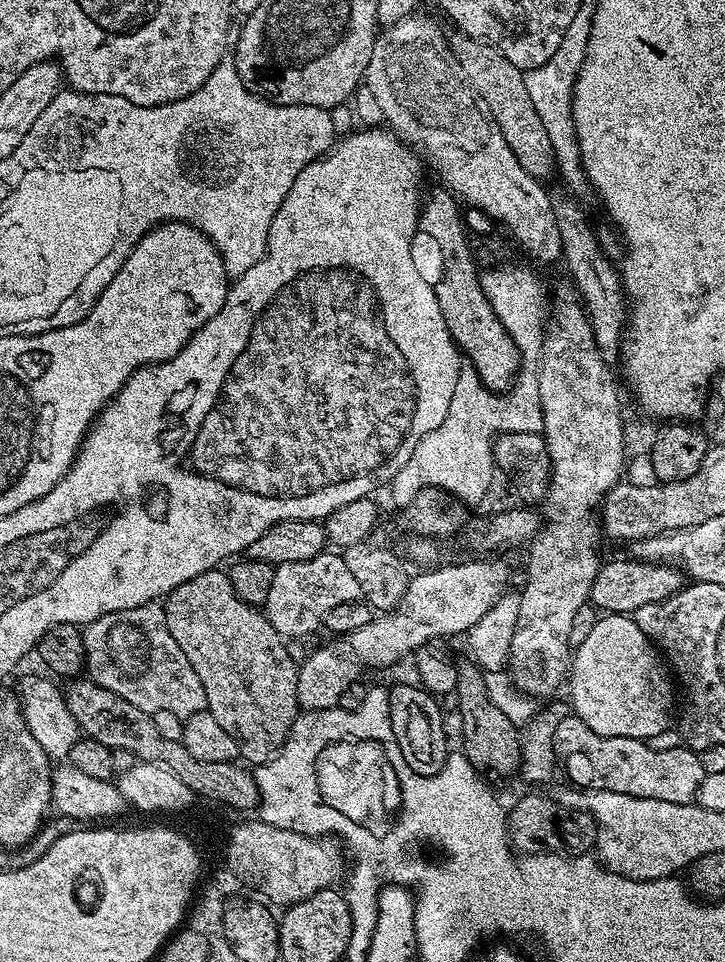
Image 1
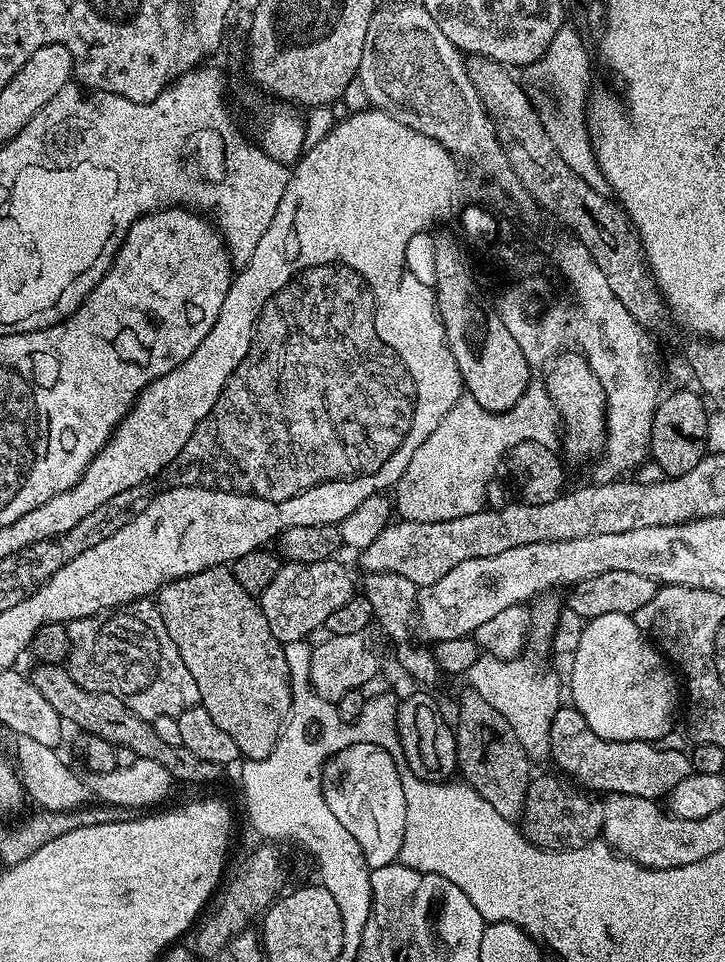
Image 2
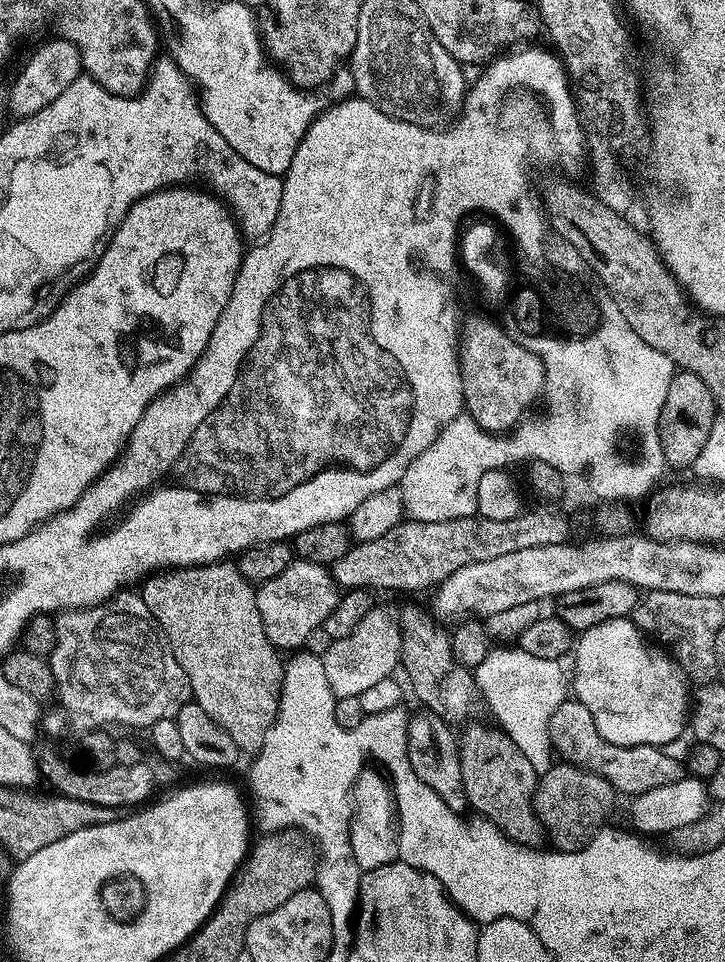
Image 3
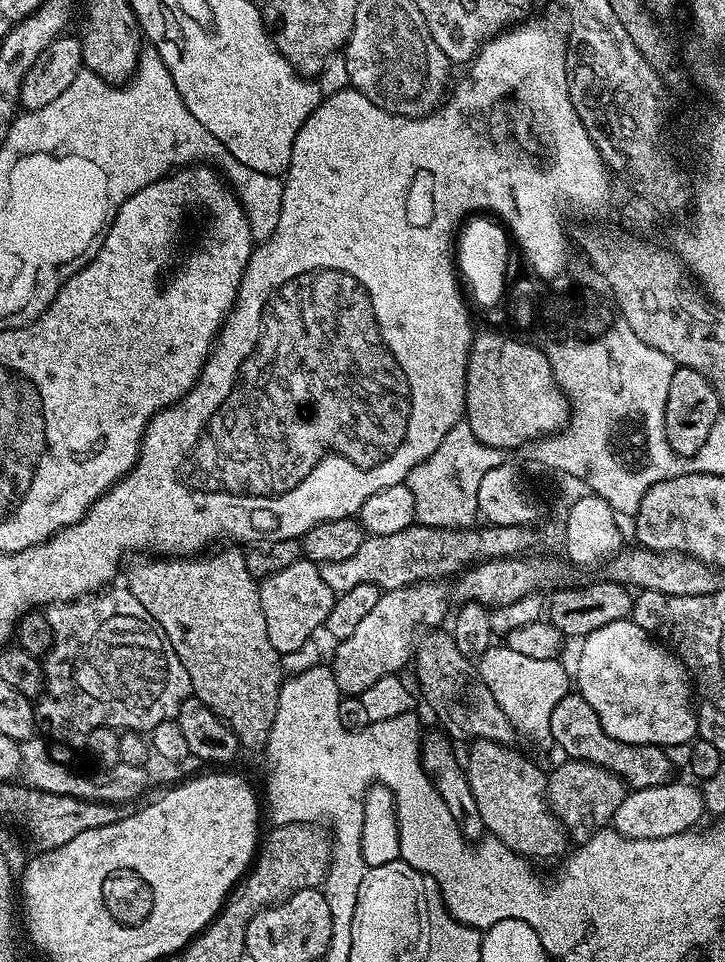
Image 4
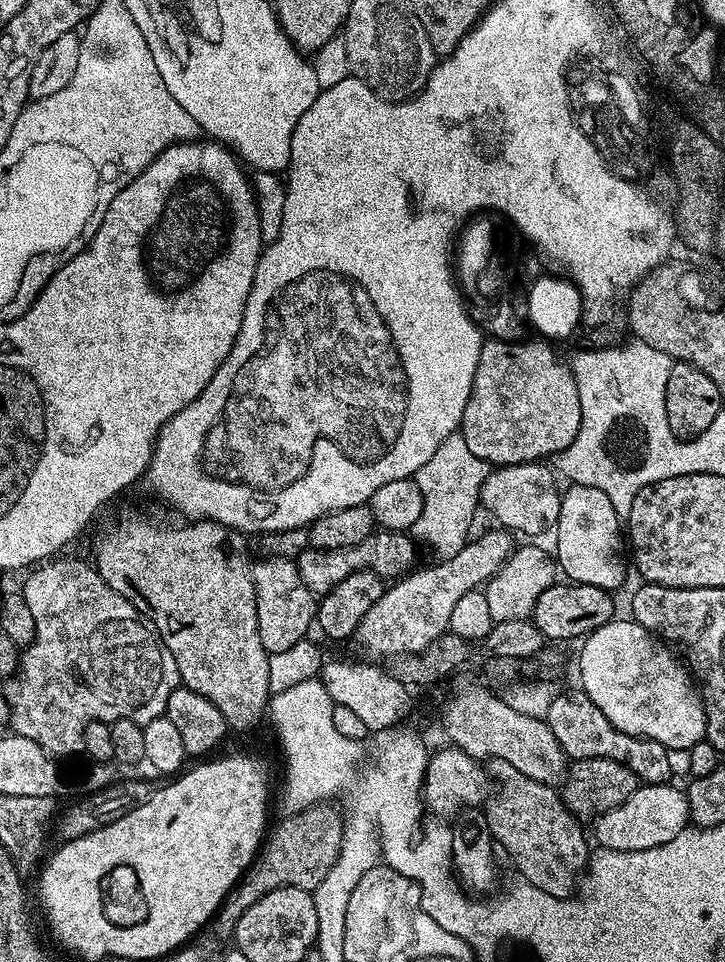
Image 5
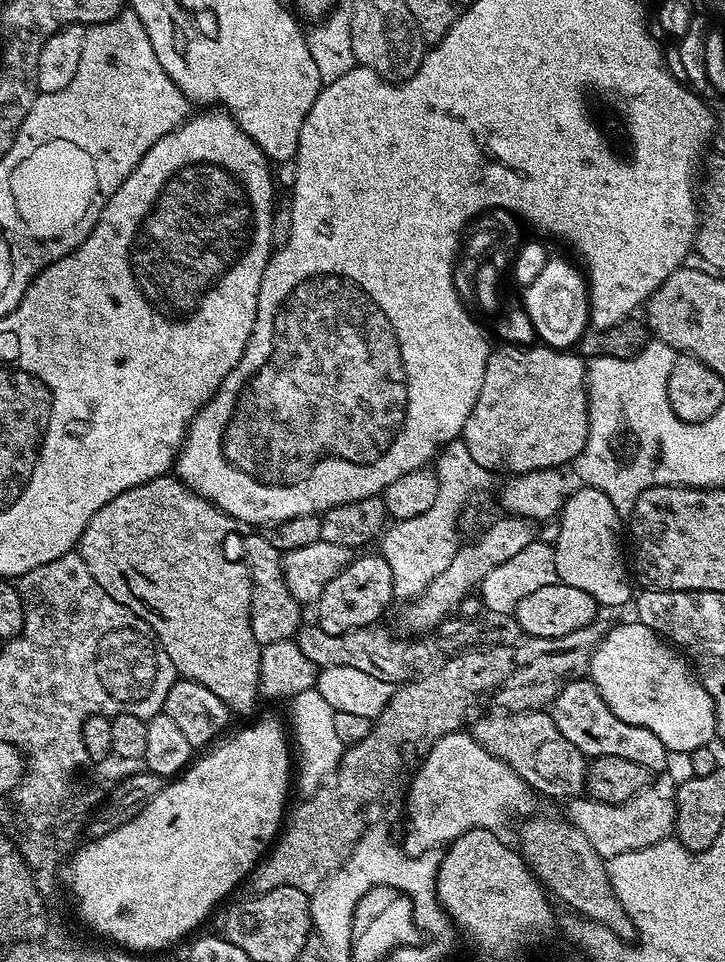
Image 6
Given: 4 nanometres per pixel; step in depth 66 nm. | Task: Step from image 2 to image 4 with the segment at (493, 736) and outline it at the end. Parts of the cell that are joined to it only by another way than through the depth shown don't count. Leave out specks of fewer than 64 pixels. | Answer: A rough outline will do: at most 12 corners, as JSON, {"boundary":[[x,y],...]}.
{"boundary":[[494,740],[469,748],[465,776],[486,830],[529,861],[570,841],[545,769]]}

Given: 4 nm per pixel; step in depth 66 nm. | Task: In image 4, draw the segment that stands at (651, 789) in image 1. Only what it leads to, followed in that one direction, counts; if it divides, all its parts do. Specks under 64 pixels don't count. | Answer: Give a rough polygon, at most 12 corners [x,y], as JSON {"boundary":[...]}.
{"boundary":[[579,694],[550,717],[551,743],[629,789],[662,786],[674,765],[658,744],[610,738]]}

